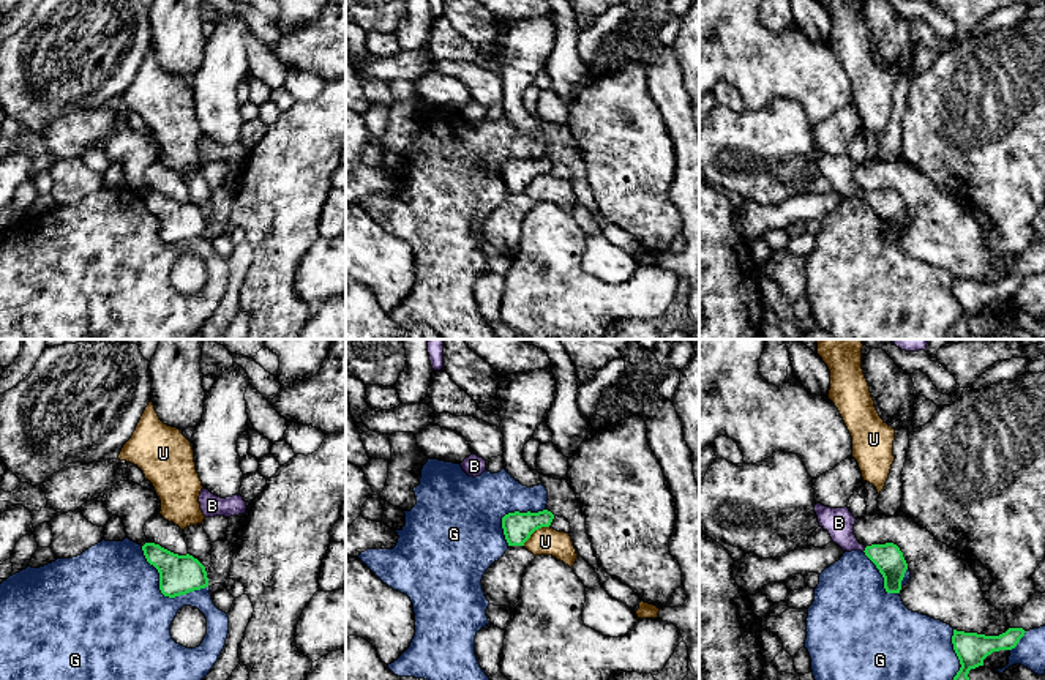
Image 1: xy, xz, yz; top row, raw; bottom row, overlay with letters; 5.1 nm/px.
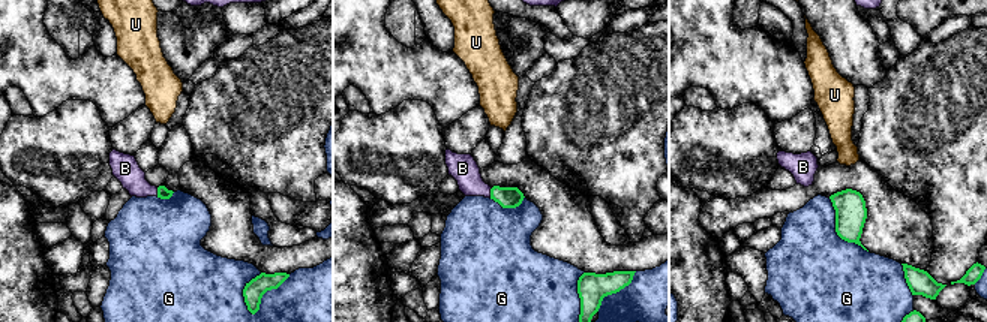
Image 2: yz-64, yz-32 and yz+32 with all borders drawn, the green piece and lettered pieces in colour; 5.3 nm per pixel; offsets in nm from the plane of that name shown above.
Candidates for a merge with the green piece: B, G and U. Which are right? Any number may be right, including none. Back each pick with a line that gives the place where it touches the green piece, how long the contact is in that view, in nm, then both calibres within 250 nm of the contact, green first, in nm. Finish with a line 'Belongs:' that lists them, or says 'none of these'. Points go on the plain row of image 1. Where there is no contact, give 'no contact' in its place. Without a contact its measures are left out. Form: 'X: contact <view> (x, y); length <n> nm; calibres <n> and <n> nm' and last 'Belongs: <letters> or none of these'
B: contact yz (865, 196); length 30 nm; calibres 150 and 150 nm
Belongs: B

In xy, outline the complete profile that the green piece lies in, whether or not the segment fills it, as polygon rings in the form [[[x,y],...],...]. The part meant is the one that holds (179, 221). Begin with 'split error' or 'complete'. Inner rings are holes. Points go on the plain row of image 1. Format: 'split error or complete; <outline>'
complete; [[[145,189],[142,197],[159,219],[159,237],[164,243],[175,245],[208,234],[205,213],[193,202],[178,202],[155,189]]]

